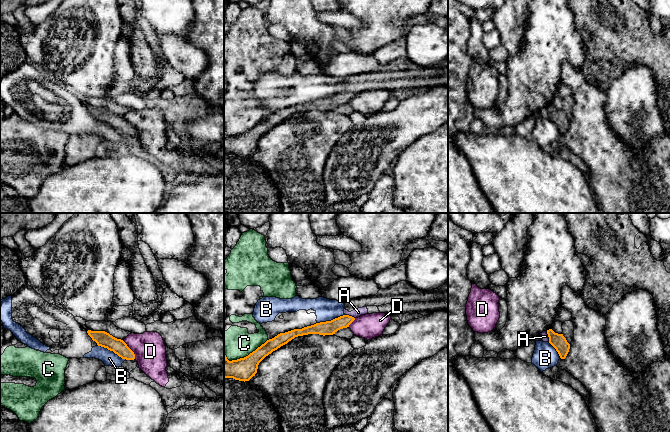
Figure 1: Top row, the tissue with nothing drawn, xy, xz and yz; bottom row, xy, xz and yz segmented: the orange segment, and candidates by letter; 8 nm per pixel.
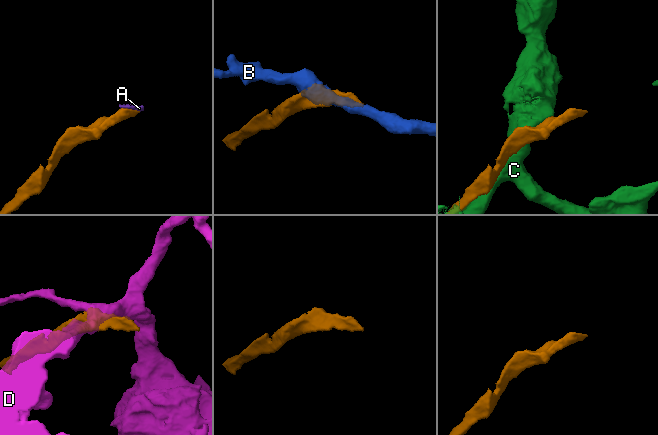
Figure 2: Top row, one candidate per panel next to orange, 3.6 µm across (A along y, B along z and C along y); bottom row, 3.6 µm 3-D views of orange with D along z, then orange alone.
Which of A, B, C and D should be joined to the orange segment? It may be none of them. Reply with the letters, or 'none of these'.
A

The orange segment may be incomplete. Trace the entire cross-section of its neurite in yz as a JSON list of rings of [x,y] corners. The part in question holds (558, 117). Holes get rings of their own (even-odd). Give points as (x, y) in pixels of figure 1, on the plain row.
[[[552,105],[543,107],[536,112],[534,116],[549,118],[556,125],[561,135],[566,134],[570,125],[570,120],[567,118],[563,110],[555,109]]]

